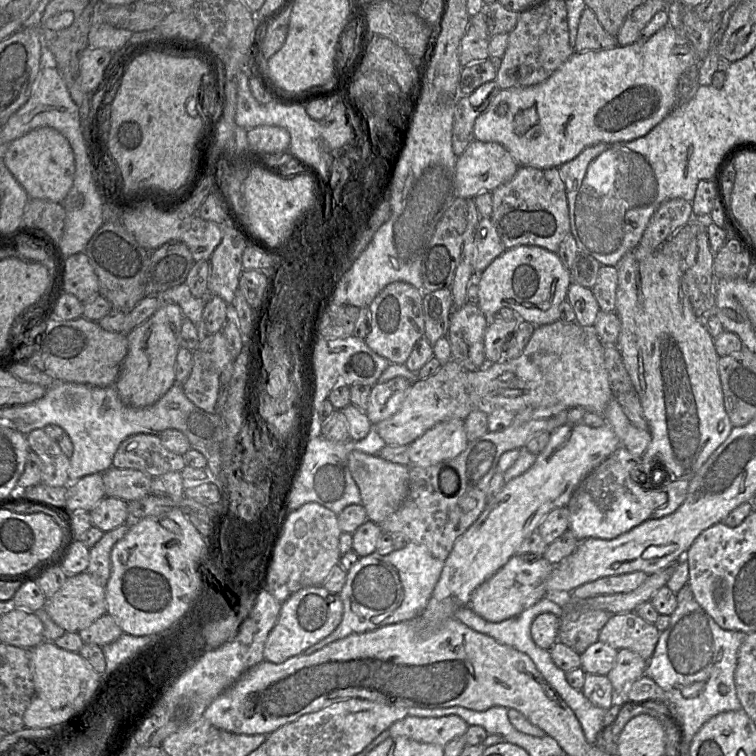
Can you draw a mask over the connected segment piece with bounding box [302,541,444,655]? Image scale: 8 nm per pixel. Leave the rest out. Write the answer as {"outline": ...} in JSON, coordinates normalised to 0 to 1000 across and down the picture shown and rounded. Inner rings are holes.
{"outline":[[[541,716],[532,726],[512,734],[497,729],[475,737],[459,755],[458,770],[448,784],[454,815],[446,831],[433,843],[410,854],[399,866],[410,866],[429,854],[468,837],[493,835],[509,827],[550,817],[563,803],[578,772],[587,743],[571,735],[556,720]]]}

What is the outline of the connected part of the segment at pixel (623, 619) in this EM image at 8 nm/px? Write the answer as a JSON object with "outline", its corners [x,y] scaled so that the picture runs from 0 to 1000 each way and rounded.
{"outline":[[[840,810],[812,812],[792,837],[791,847],[816,858],[831,858],[858,874],[873,843],[873,835]]]}

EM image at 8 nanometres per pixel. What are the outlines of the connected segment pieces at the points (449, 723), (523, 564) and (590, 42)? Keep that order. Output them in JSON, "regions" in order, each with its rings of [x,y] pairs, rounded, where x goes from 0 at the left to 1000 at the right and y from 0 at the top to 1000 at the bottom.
{"regions":[[[[538,946],[520,956],[515,975],[536,974],[557,983],[590,985],[597,979],[612,974],[620,959],[607,947],[549,948]]],[[[681,733],[651,763],[634,774],[623,786],[620,804],[647,823],[664,823],[687,813],[722,788],[722,770],[734,747],[720,737],[697,743]]],[[[775,9],[767,22],[759,67],[799,66],[815,61],[815,49],[803,44],[786,16]]]]}

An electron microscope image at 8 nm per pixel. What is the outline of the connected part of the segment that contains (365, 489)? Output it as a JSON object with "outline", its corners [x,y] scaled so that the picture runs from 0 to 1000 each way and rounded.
{"outline":[[[475,597],[462,599],[459,618],[475,647],[478,668],[484,676],[487,688],[503,693],[509,685],[524,677],[536,663],[541,651],[540,618]]]}

